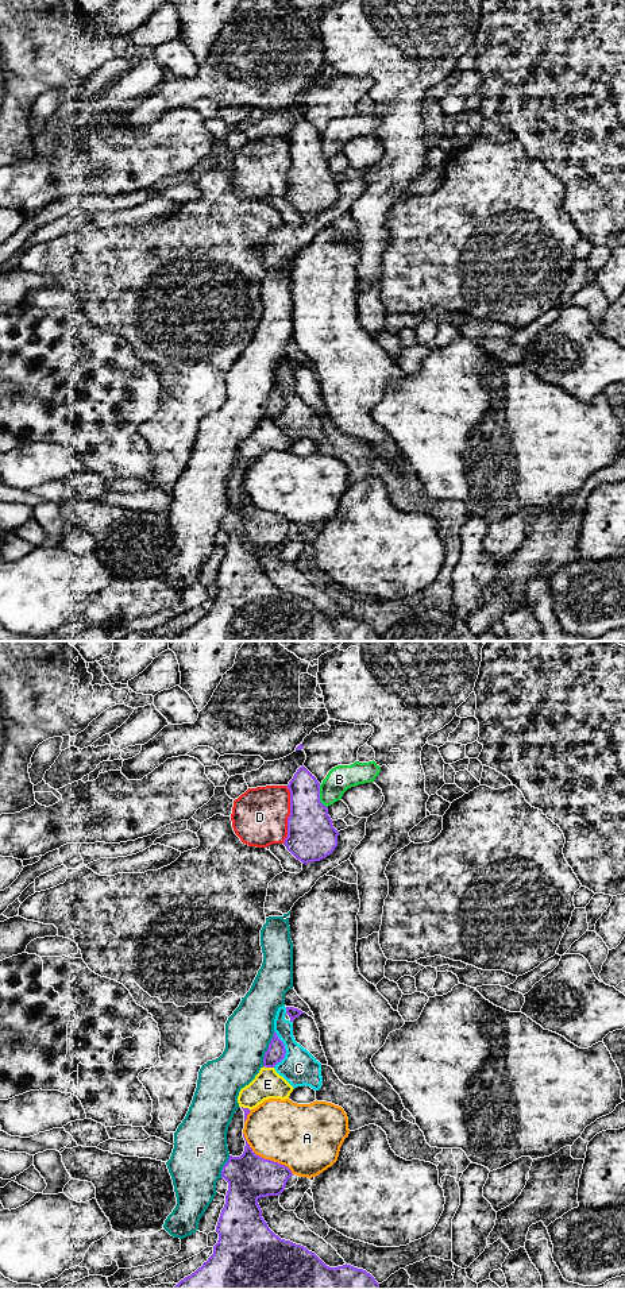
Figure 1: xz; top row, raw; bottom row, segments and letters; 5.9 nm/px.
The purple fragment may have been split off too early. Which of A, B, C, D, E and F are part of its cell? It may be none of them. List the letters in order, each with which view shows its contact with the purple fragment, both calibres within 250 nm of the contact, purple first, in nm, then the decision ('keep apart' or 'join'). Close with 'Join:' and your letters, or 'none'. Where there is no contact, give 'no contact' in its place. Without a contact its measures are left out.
A: meets purple in xz; 280 nm thick on the purple side, 380 nm on the other; keep apart
B: meets purple in xz; 280 nm thick on the purple side, 160 nm on the other; keep apart
C: meets purple in xz; 110 nm thick on the purple side, 220 nm on the other; keep apart
D: meets purple in xz; 280 nm thick on the purple side, 340 nm on the other; keep apart
E: meets purple in xz; 110 nm thick on the purple side, 180 nm on the other; keep apart
F: meets purple in xz; 110 nm thick on the purple side, 280 nm on the other; keep apart
Join: none

